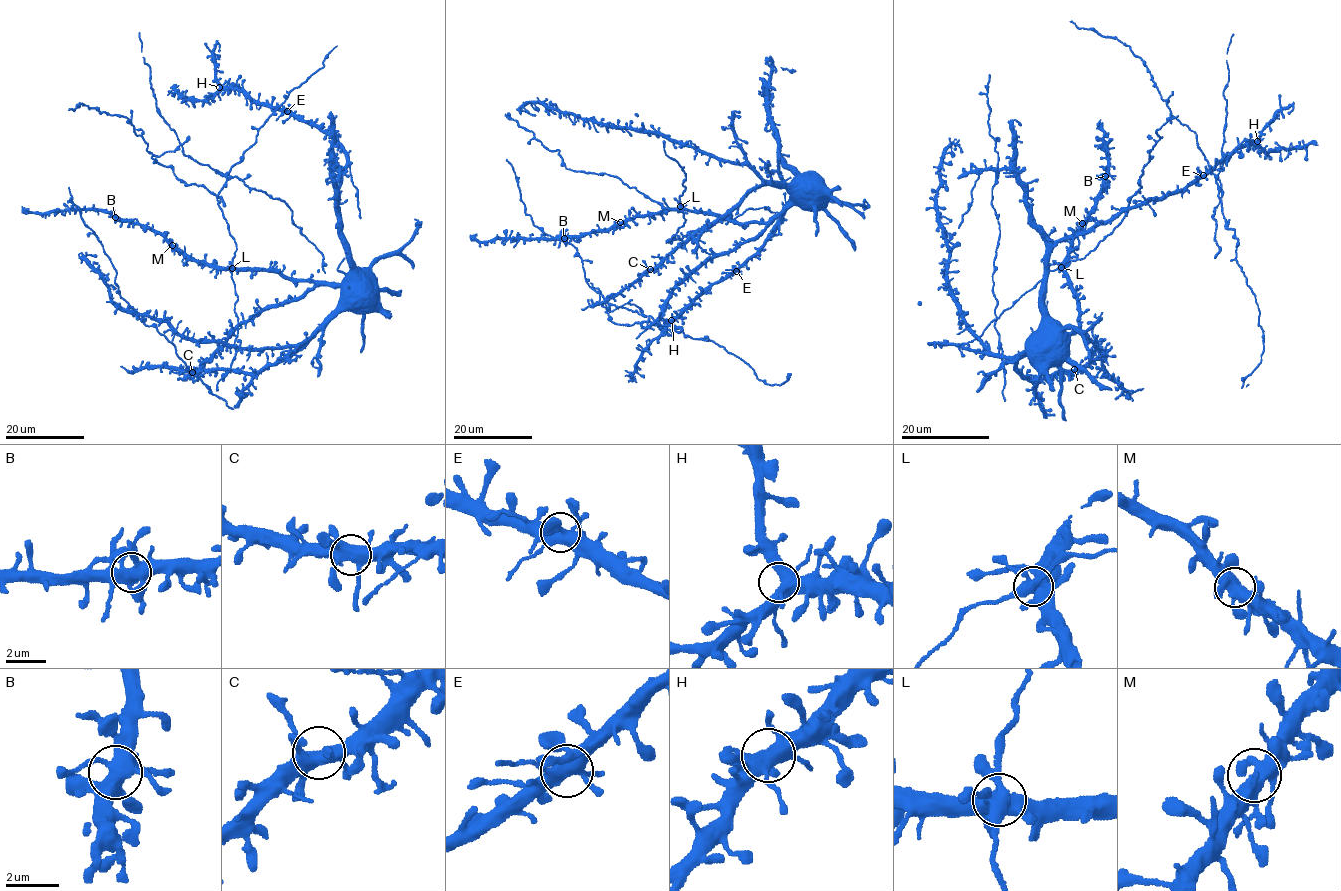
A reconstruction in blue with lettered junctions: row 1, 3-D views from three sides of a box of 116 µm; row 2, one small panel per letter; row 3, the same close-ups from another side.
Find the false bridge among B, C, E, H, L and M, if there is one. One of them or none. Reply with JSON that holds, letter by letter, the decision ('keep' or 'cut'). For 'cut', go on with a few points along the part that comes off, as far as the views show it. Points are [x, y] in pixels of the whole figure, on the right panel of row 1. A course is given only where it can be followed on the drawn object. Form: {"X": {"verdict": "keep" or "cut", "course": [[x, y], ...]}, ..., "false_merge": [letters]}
{"B": {"verdict": "keep"}, "C": {"verdict": "keep"}, "E": {"verdict": "keep"}, "H": {"verdict": "keep"}, "L": {"verdict": "keep"}, "M": {"verdict": "keep"}, "false_merge": []}

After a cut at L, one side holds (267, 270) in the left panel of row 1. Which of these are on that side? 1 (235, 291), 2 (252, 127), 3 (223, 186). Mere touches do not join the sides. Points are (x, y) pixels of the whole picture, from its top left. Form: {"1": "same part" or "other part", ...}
{"1": "other part", "2": "other part", "3": "other part"}

